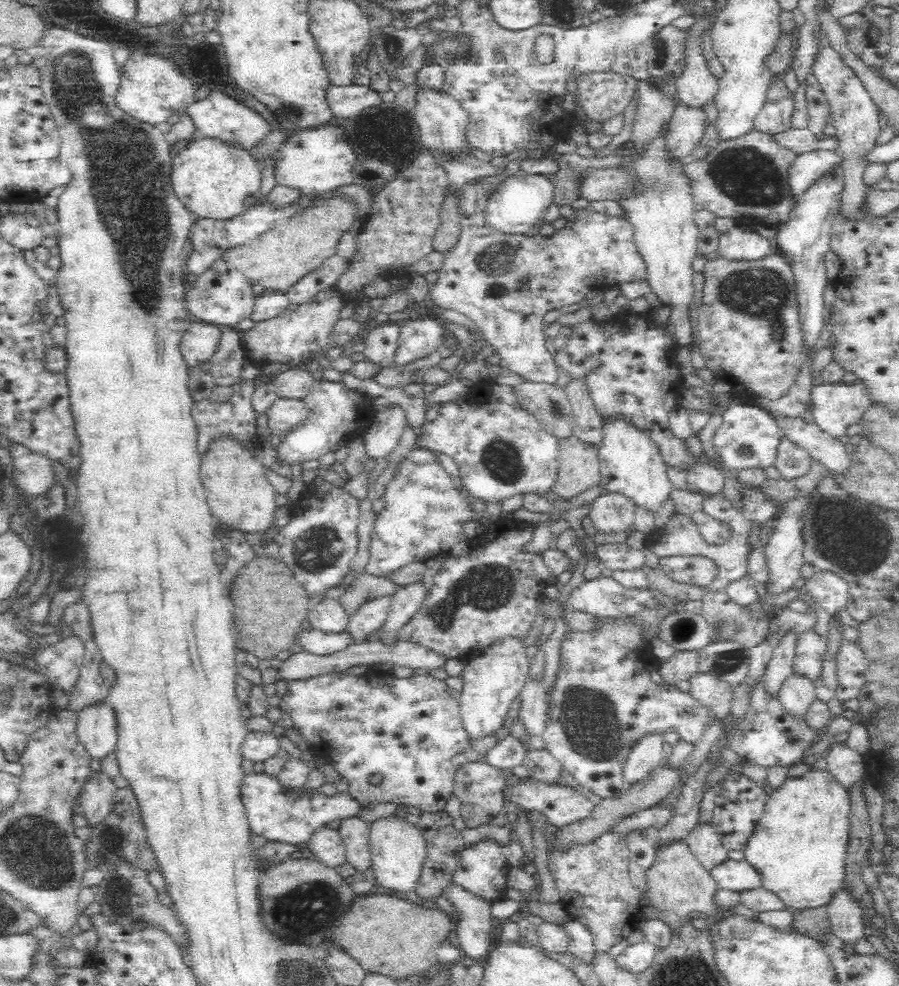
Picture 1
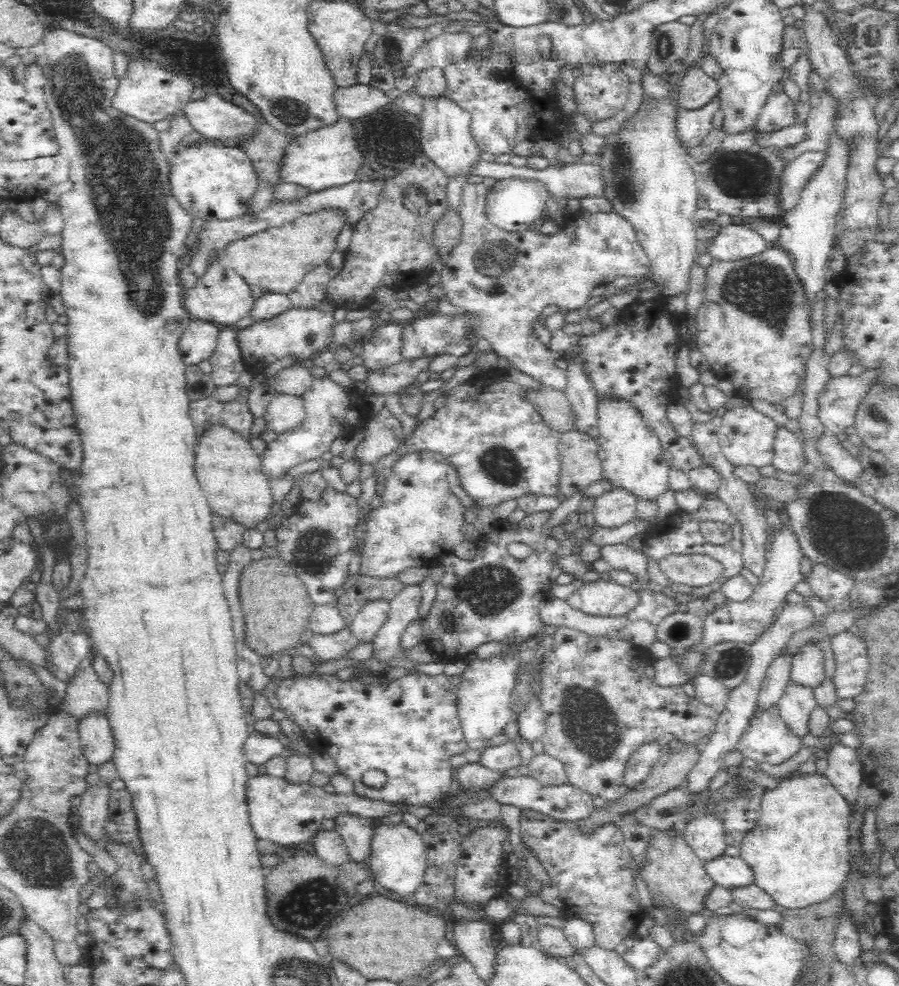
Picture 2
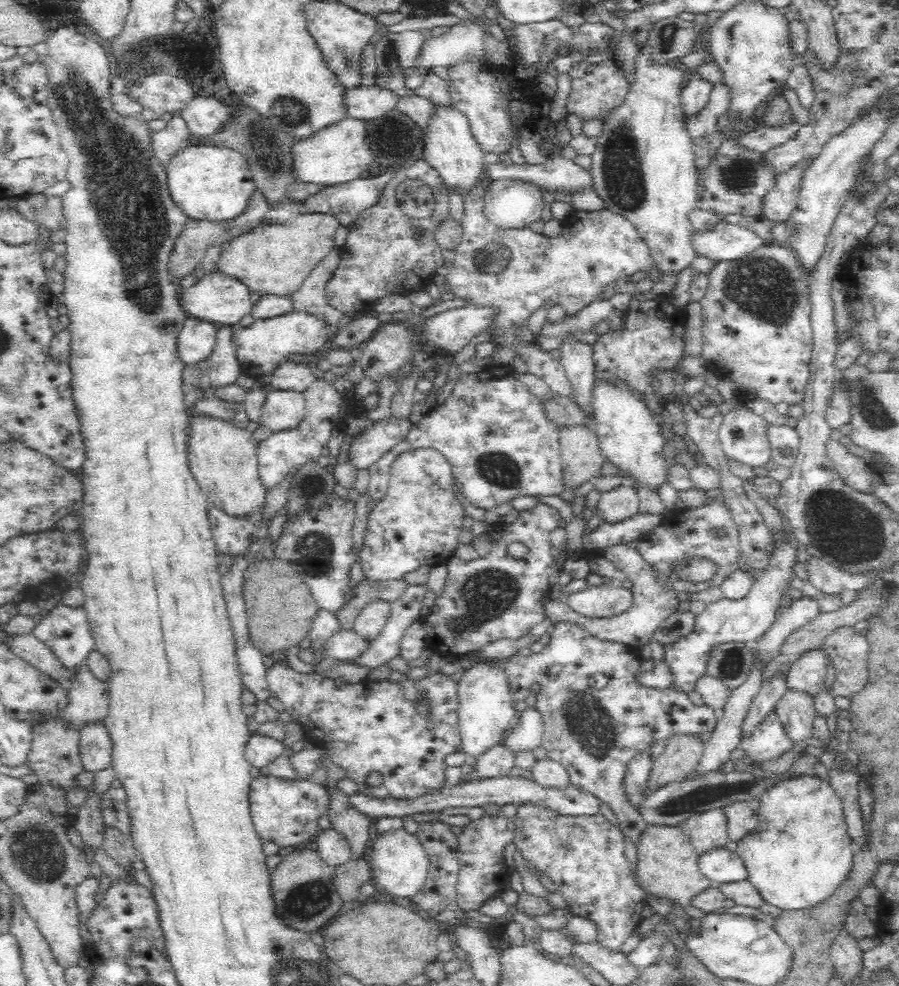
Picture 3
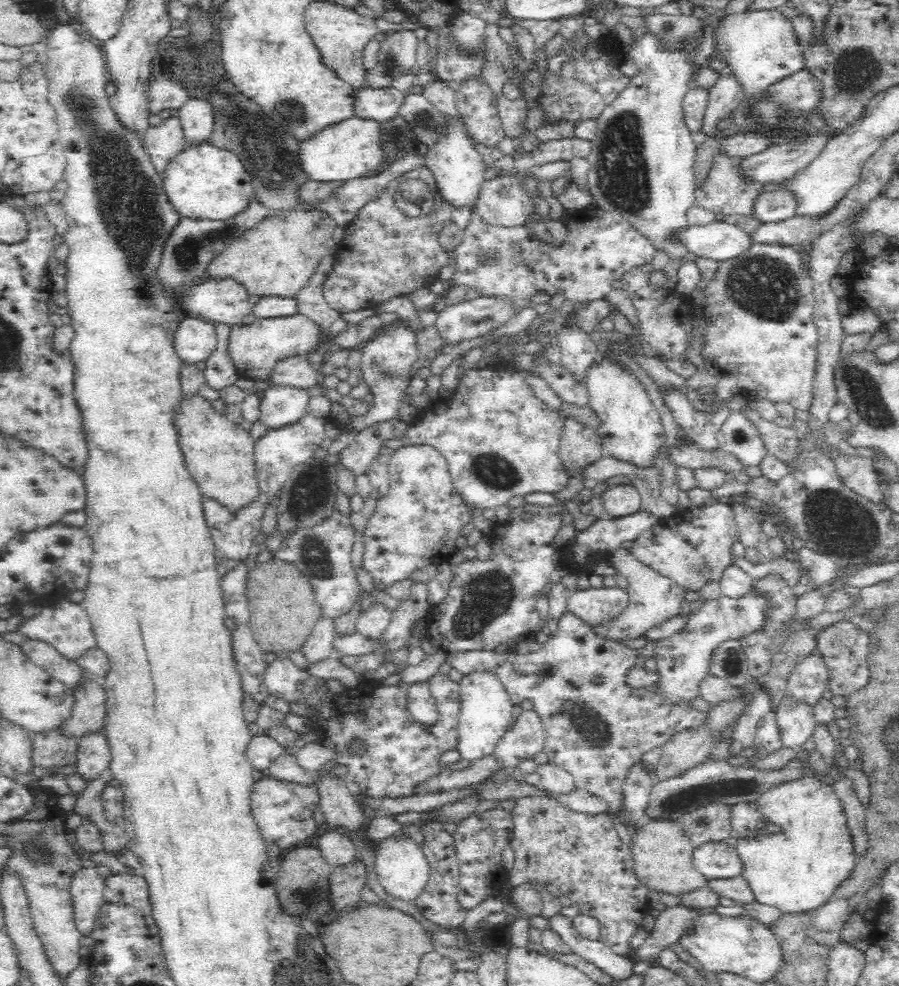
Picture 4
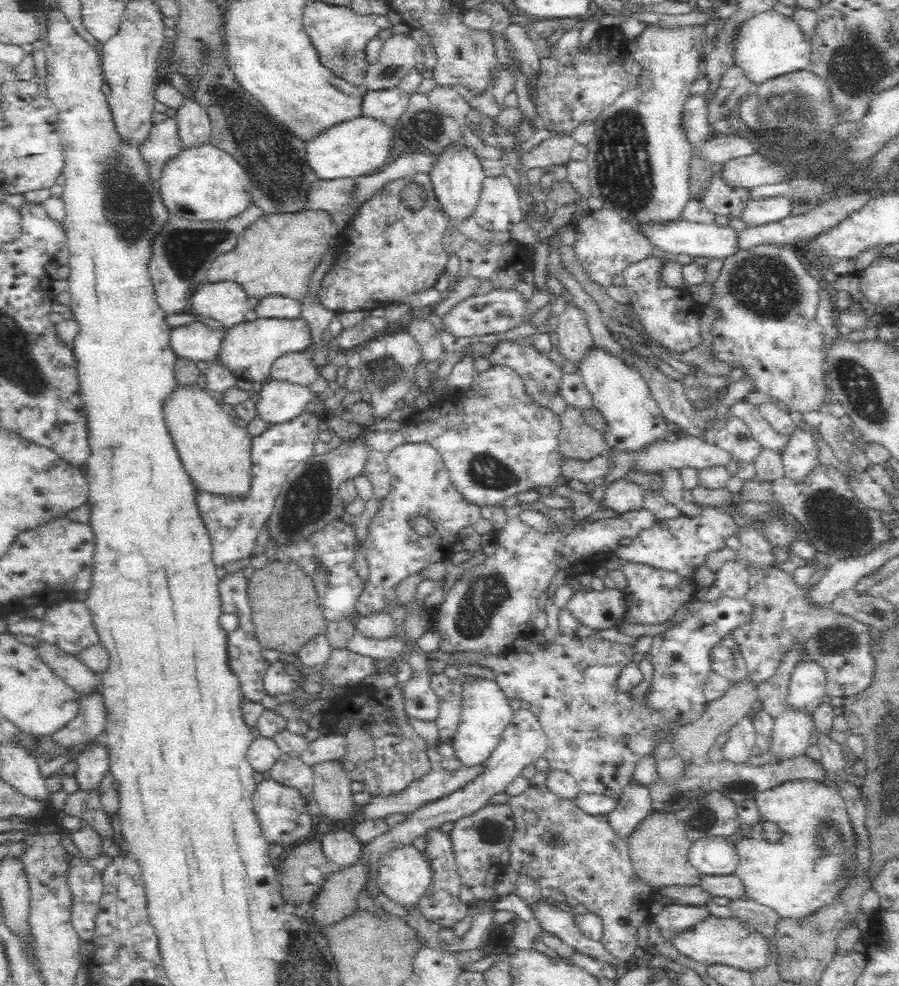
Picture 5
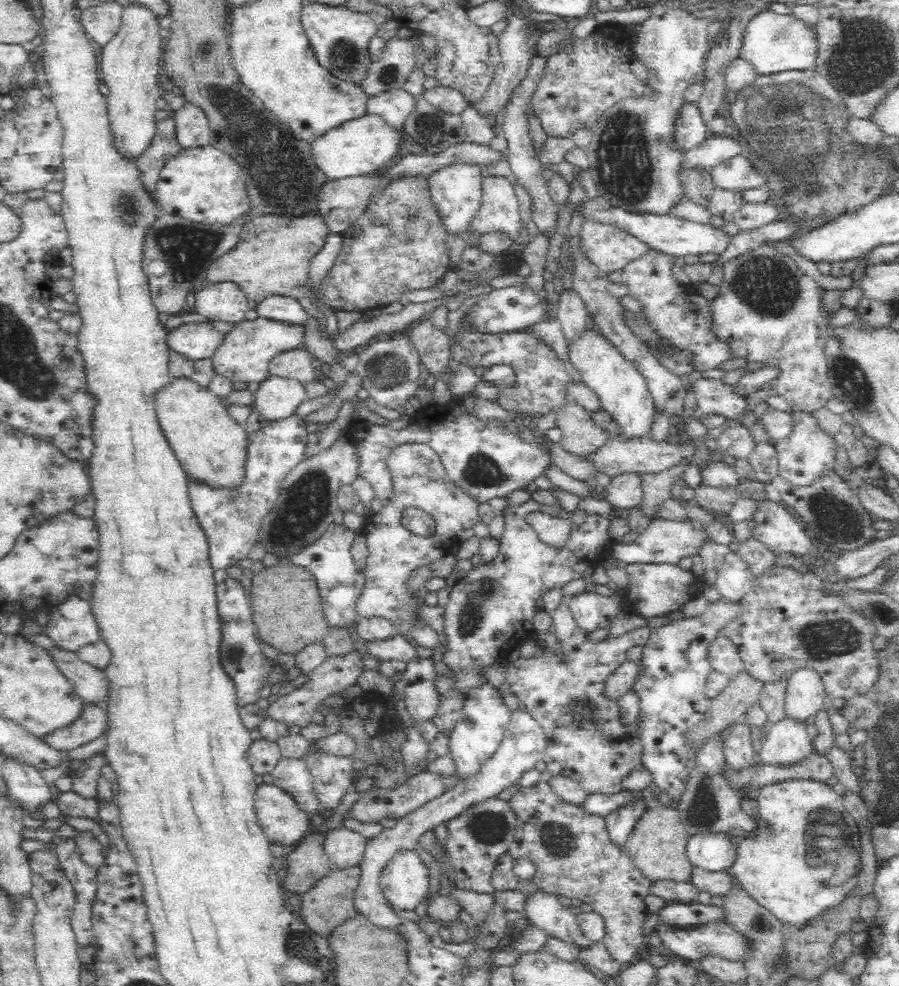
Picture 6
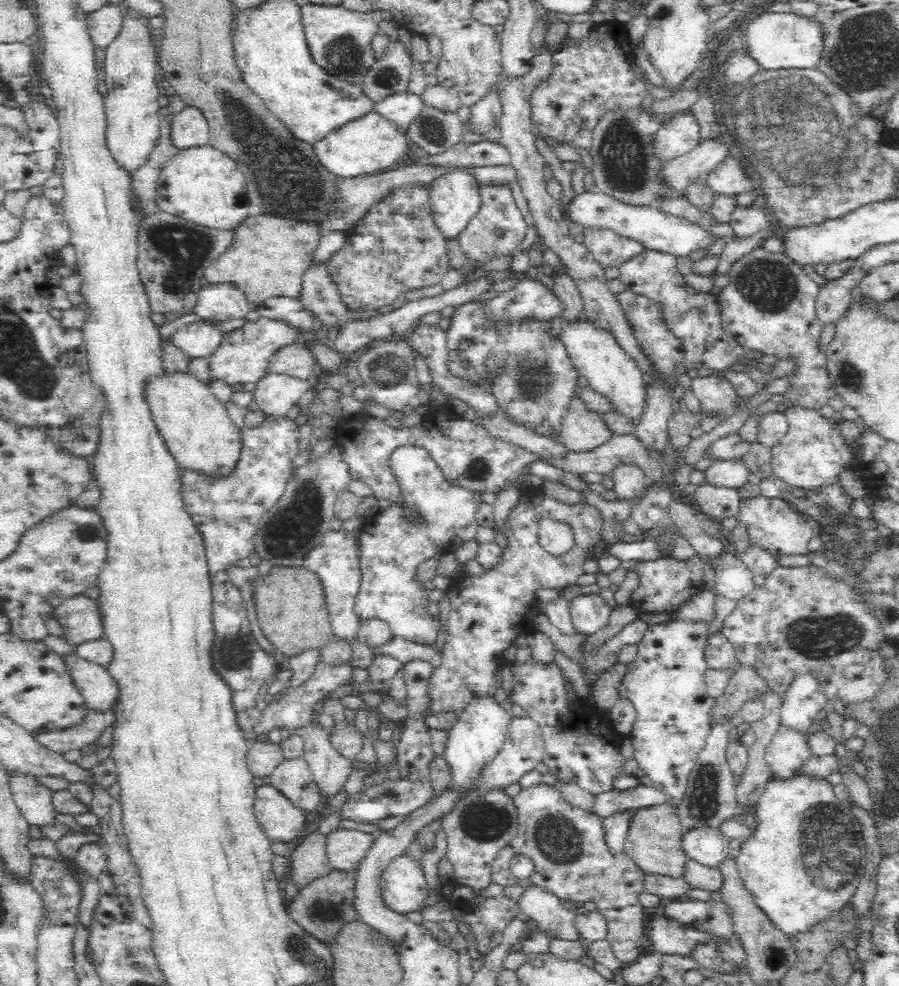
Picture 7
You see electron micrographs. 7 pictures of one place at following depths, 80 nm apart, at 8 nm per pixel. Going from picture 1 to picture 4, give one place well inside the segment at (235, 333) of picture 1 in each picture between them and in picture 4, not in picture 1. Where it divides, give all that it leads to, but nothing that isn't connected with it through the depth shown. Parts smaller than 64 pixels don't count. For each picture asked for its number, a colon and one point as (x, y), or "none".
2: (227, 362)
3: (224, 367)
4: (220, 371)

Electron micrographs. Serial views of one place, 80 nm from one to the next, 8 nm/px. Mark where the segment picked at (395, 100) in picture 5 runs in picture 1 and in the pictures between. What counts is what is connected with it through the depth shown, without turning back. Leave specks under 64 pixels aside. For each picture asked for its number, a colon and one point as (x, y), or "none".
1: (344, 101)
2: (356, 100)
3: (363, 101)
4: (374, 103)

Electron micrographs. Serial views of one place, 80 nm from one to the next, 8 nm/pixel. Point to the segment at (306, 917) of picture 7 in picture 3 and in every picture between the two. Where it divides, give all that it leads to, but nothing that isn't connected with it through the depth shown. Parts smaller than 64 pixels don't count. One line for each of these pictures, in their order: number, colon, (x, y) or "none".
3: (350, 876)
4: (346, 882)
5: (344, 885)
6: (330, 901)

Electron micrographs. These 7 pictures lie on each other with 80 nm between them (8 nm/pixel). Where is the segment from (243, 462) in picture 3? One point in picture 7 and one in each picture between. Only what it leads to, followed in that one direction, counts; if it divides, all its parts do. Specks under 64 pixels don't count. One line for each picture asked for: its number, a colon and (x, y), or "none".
4: (220, 455)
5: (217, 454)
6: (210, 445)
7: (196, 426)

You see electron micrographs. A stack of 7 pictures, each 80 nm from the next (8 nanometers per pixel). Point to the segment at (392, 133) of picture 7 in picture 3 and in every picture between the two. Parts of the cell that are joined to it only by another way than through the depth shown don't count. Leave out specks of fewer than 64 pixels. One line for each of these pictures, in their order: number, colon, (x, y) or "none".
3: (336, 154)
4: (343, 151)
5: (356, 147)
6: (365, 145)

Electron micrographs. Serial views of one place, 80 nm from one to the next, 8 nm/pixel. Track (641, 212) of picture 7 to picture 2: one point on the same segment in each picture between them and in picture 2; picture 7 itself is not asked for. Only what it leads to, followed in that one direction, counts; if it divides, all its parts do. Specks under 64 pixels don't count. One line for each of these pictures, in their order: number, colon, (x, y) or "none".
2: (734, 242)
3: (727, 242)
4: (721, 241)
5: (713, 240)
6: (675, 236)

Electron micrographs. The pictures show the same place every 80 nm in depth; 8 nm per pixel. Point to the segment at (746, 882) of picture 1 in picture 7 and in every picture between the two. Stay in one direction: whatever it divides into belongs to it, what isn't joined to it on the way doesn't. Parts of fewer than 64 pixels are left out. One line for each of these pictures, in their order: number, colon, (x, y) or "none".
2: (730, 872)
3: (720, 865)
4: (717, 860)
5: (714, 856)
6: (712, 852)
7: (709, 847)

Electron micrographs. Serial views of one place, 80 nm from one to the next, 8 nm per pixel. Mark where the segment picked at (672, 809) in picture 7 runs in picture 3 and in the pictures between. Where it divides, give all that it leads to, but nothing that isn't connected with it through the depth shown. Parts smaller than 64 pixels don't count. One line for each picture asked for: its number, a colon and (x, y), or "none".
3: (668, 868)
4: (663, 855)
5: (659, 846)
6: (657, 846)

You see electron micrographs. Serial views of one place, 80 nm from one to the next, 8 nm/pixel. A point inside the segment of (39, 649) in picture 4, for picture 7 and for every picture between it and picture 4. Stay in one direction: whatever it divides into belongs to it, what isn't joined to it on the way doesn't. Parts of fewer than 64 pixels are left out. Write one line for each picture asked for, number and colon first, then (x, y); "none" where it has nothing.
5: (68, 668)
6: (89, 682)
7: (93, 682)

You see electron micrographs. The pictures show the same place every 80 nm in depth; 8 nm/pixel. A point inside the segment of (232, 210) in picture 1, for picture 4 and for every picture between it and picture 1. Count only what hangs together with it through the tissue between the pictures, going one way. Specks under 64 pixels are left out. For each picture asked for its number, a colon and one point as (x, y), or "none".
2: (212, 179)
3: (211, 182)
4: (203, 182)

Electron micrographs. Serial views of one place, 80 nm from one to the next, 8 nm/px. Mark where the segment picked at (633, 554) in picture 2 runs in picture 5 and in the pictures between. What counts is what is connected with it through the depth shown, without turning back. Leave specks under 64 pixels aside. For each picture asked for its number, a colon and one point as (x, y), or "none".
3: (653, 602)
4: (654, 598)
5: (653, 596)

